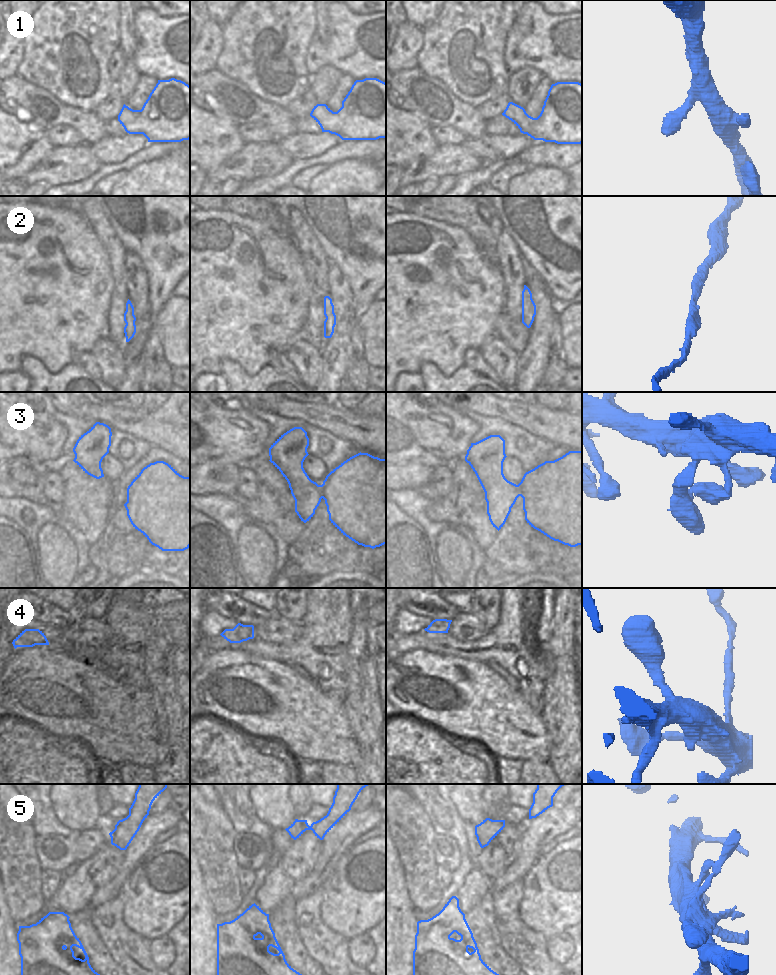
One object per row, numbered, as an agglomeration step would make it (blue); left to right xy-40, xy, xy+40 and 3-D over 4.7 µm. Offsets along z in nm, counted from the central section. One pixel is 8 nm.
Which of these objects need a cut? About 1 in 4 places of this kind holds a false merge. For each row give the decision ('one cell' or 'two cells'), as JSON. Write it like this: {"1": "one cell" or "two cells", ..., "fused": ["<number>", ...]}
{"1": "one cell", "2": "one cell", "3": "one cell", "4": "one cell", "5": "one cell", "fused": []}

